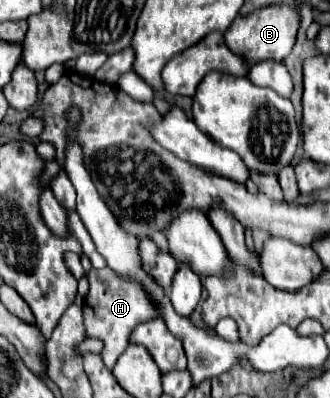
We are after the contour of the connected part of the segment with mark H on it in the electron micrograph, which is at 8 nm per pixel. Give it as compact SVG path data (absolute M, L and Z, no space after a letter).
M108 267L90 269L88 281L90 281L90 293L84 299L86 333L88 337L100 337L104 341L102 349L104 365L112 369L120 353L126 349L132 329L148 319L160 317L160 313L156 313L156 305L148 301L148 295L144 293L144 289L140 289L140 285L136 285L136 281L124 281L124 277L116 277L116 273L112 273L112 269Z

